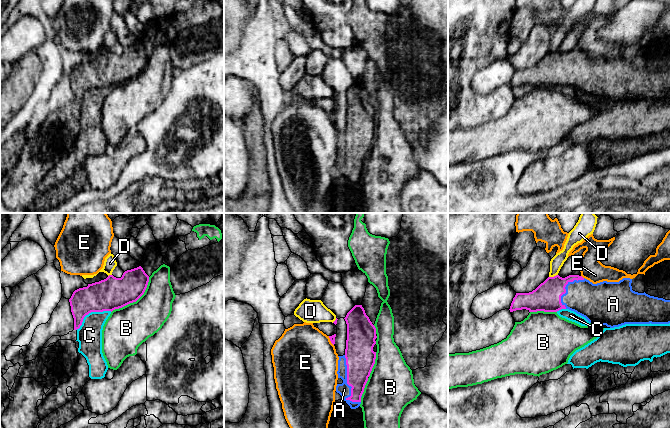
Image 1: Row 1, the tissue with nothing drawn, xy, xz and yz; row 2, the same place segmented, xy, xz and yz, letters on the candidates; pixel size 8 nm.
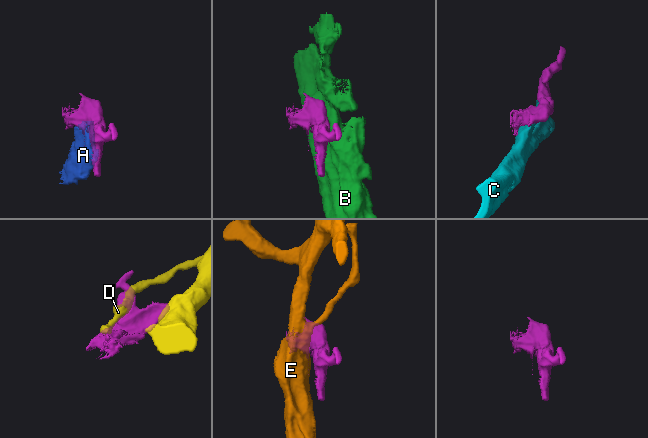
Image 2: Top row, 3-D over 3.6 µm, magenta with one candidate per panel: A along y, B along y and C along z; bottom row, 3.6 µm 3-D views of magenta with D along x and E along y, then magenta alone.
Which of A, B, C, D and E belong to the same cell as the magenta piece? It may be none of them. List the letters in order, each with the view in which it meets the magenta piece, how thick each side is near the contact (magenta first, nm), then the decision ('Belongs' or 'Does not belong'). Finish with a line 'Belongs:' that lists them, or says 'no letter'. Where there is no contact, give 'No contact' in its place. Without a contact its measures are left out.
A: Touches magenta in xz. Thickness 240 nm (magenta) against 100 nm. Belongs
B: Touches magenta in xy. Thickness 260 nm (magenta) against 340 nm. Does not belong
C: Touches magenta in xy. Thickness 260 nm (magenta) against 200 nm. Does not belong
D: Touches magenta in yz. Thickness 220 nm (magenta) against 100 nm. Does not belong
E: Touches magenta in yz. Thickness 180 nm (magenta) against 180 nm. Does not belong
Belongs: A

